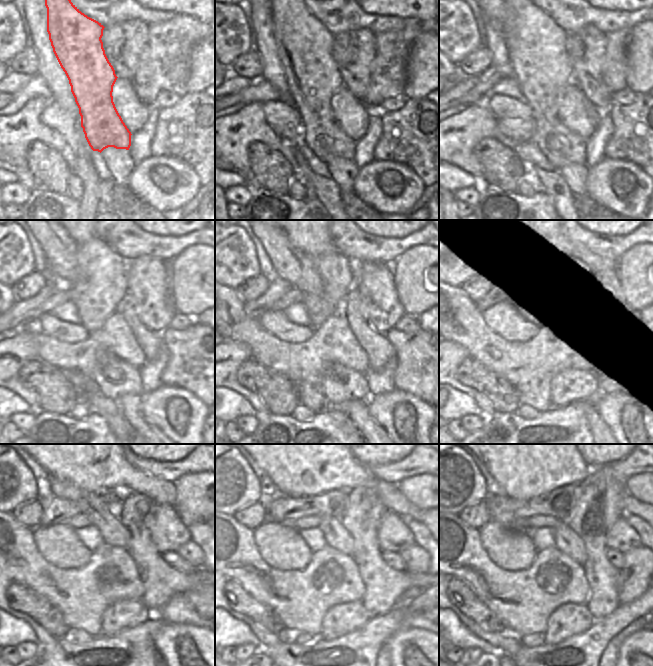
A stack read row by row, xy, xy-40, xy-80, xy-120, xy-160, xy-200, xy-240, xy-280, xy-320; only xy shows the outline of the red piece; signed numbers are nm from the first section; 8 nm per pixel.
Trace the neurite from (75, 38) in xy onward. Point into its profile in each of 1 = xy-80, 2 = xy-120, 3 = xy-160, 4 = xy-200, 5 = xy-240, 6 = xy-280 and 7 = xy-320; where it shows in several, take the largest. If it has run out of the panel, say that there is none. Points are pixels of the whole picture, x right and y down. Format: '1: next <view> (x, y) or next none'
1: next xy-80 (538, 59)
2: next xy-120 (104, 285)
3: next xy-160 (339, 274)
4: next xy-200 (567, 387)
5: next xy-240 (121, 615)
6: next xy-280 (342, 619)
7: next xy-320 (571, 619)

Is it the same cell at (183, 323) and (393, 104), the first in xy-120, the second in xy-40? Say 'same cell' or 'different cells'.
same cell

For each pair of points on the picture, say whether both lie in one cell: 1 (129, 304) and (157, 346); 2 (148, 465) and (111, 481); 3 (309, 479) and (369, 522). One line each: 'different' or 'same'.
1: same
2: different
3: different

